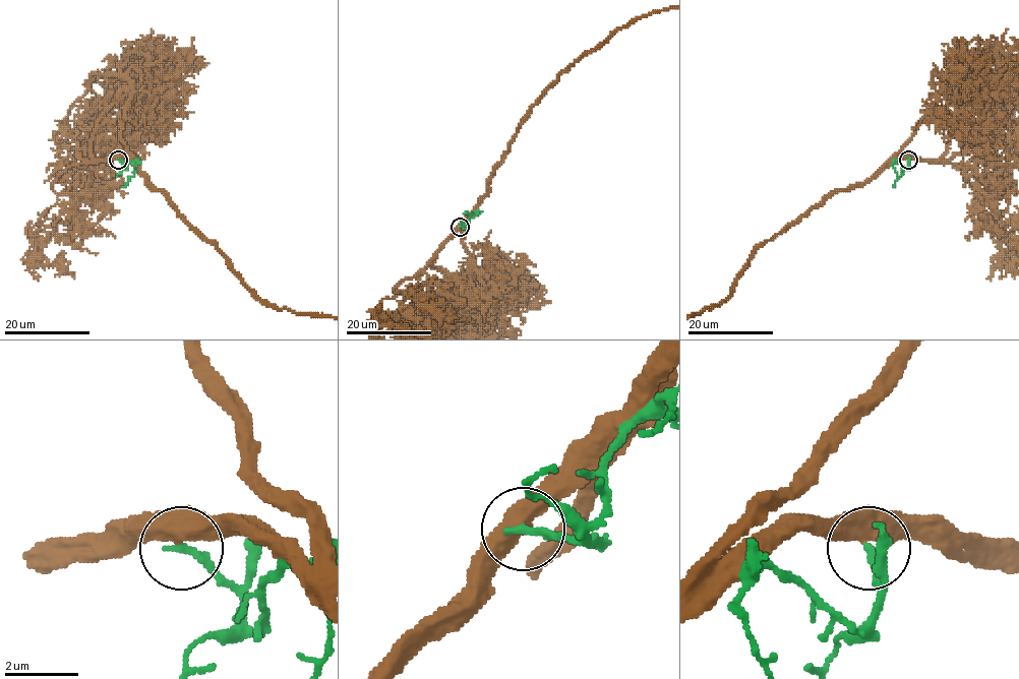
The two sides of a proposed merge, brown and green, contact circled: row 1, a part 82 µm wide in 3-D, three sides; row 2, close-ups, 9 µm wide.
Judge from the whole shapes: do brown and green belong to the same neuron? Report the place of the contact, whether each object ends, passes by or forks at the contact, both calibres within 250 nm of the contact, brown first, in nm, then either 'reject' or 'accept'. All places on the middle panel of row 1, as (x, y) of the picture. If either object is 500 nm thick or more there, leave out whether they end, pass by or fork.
place (460, 227); calibres 500 and 220 nm; reject

